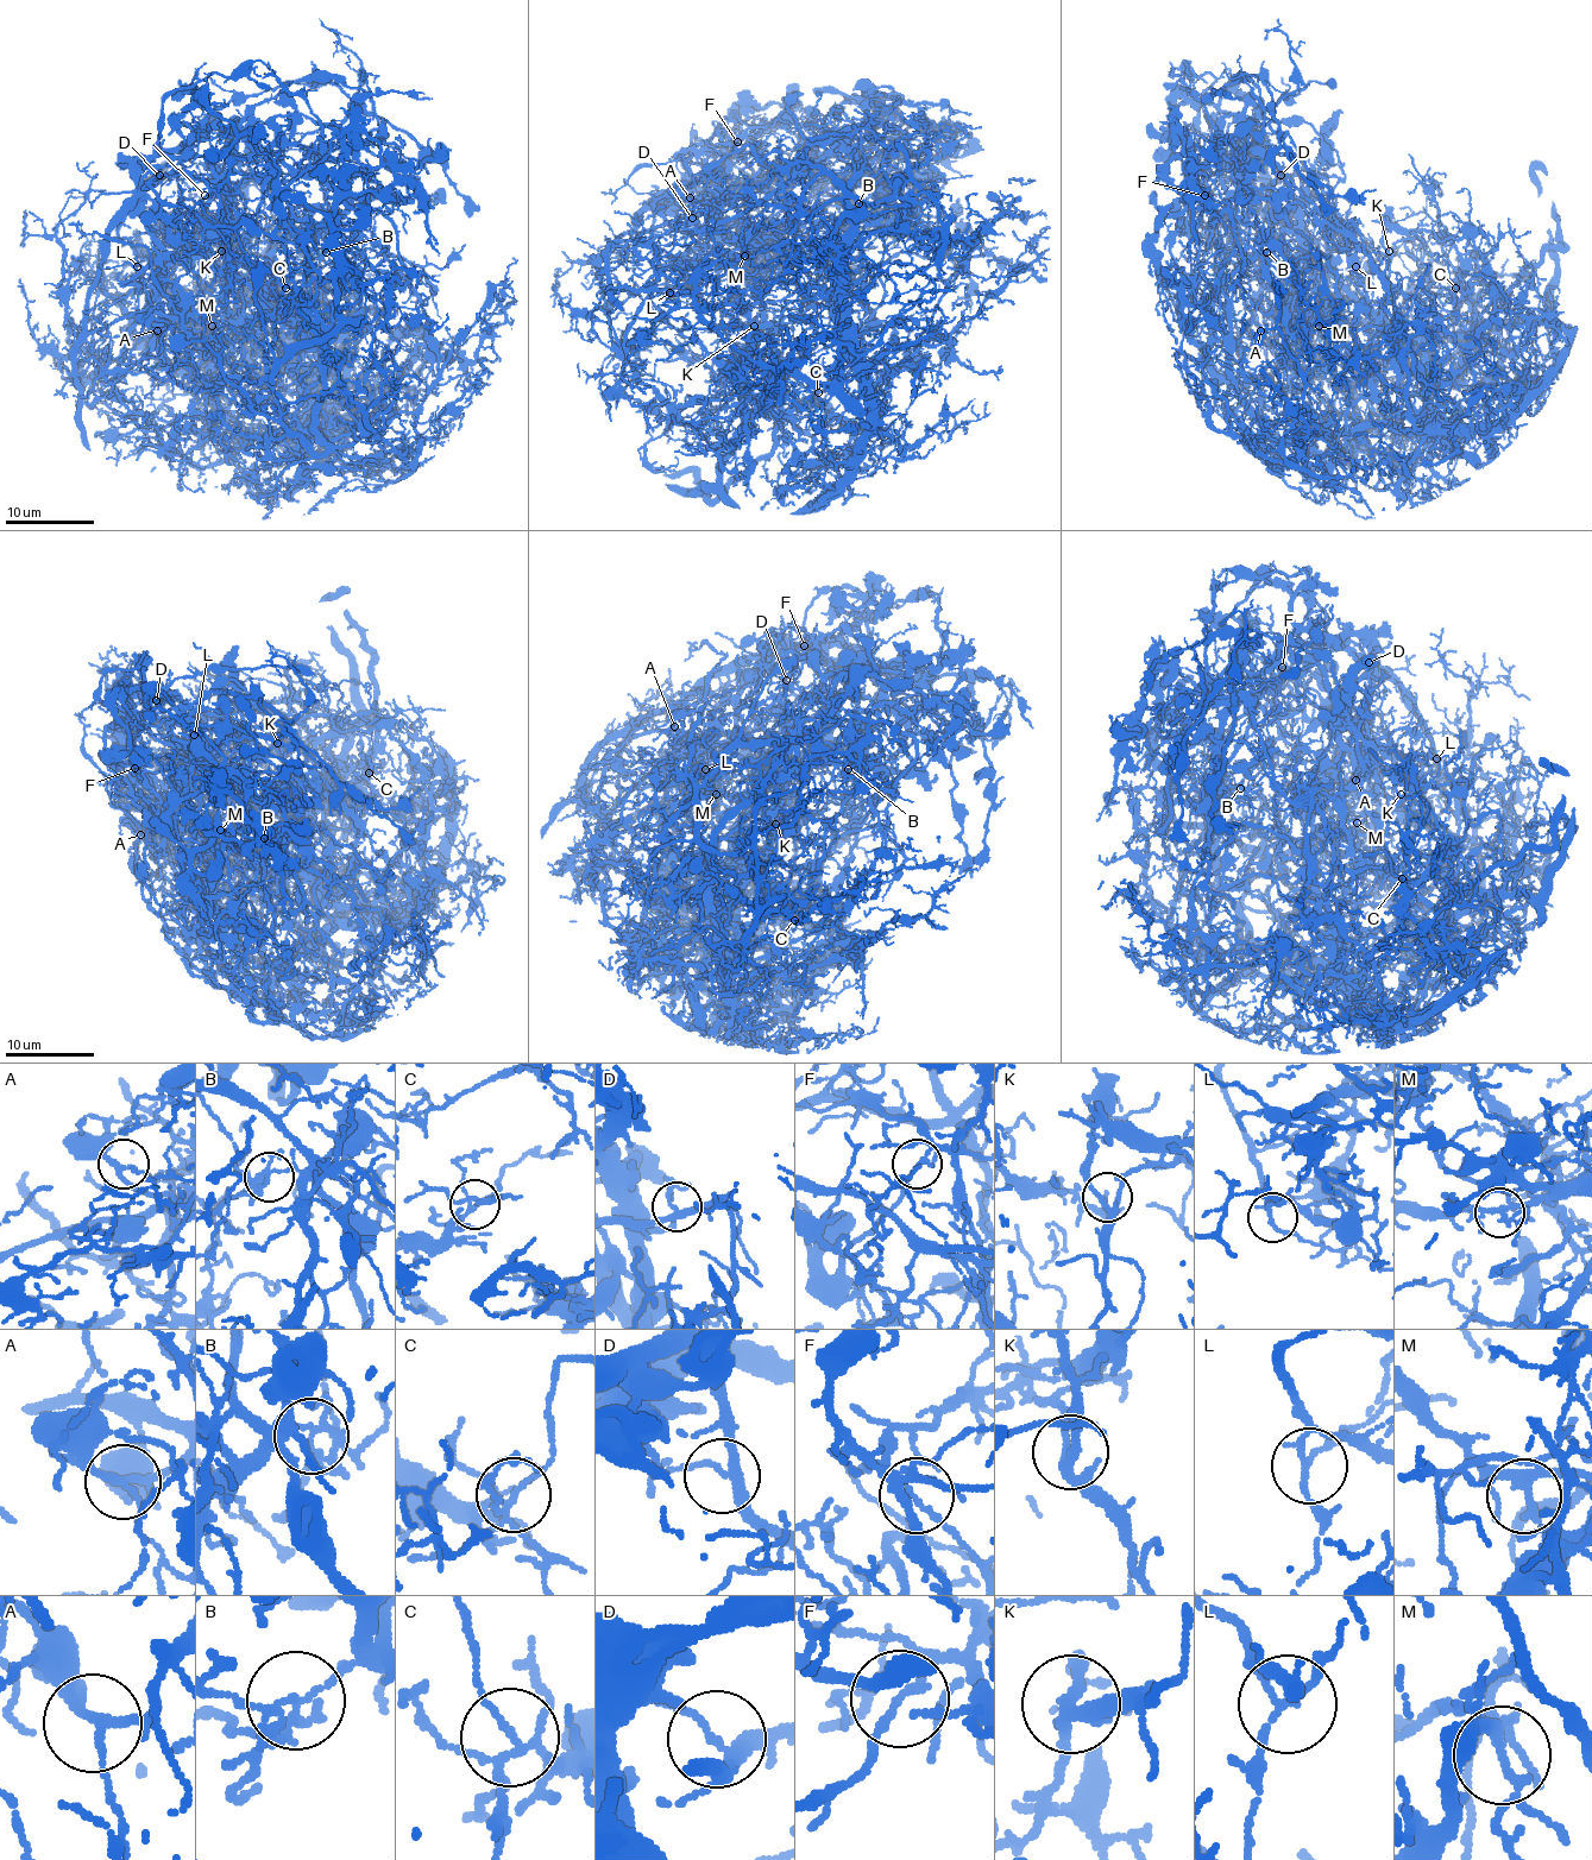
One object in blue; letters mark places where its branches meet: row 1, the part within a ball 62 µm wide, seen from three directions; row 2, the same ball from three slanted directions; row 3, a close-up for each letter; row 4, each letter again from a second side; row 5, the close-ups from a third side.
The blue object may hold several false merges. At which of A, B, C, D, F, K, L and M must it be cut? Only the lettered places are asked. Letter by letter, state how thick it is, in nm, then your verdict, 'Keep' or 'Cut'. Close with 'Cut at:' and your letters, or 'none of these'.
A: Thickness 170 nm. Keep
B: Thickness 150 nm. Cut
C: Thickness 140 nm. Keep
D: Thickness 200 nm. Keep
F: Thickness 160 nm. Cut
K: Thickness 220 nm. Keep
L: Thickness 140 nm. Keep
M: Thickness 200 nm. Keep
Cut at: B, F

